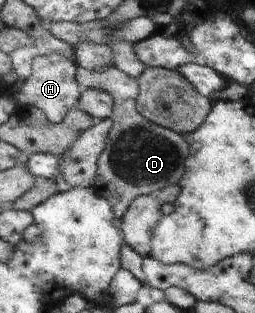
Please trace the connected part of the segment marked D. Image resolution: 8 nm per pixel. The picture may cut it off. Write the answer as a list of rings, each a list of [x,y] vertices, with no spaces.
[[[114,65],[105,71],[91,71],[80,67],[77,72],[80,84],[107,92],[113,98],[114,126],[107,136],[107,144],[99,156],[96,183],[92,188],[106,197],[120,219],[140,195],[152,195],[172,185],[179,185],[187,172],[185,161],[189,144],[180,133],[157,125],[138,112],[139,81],[117,69]]]

